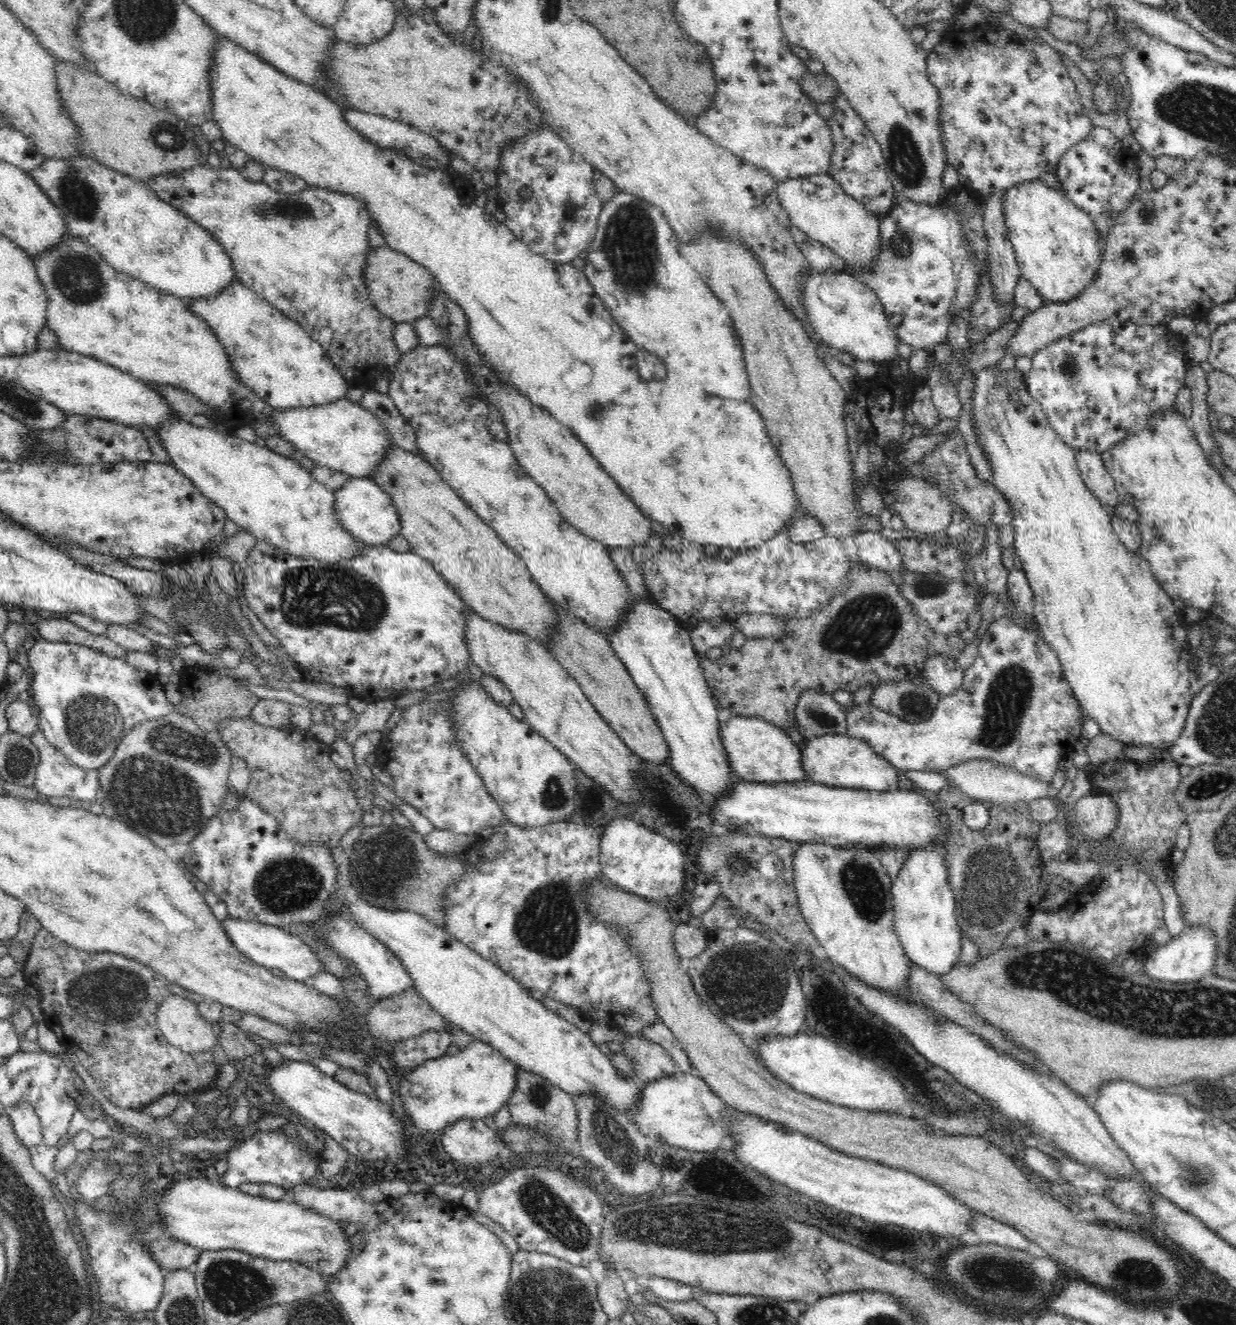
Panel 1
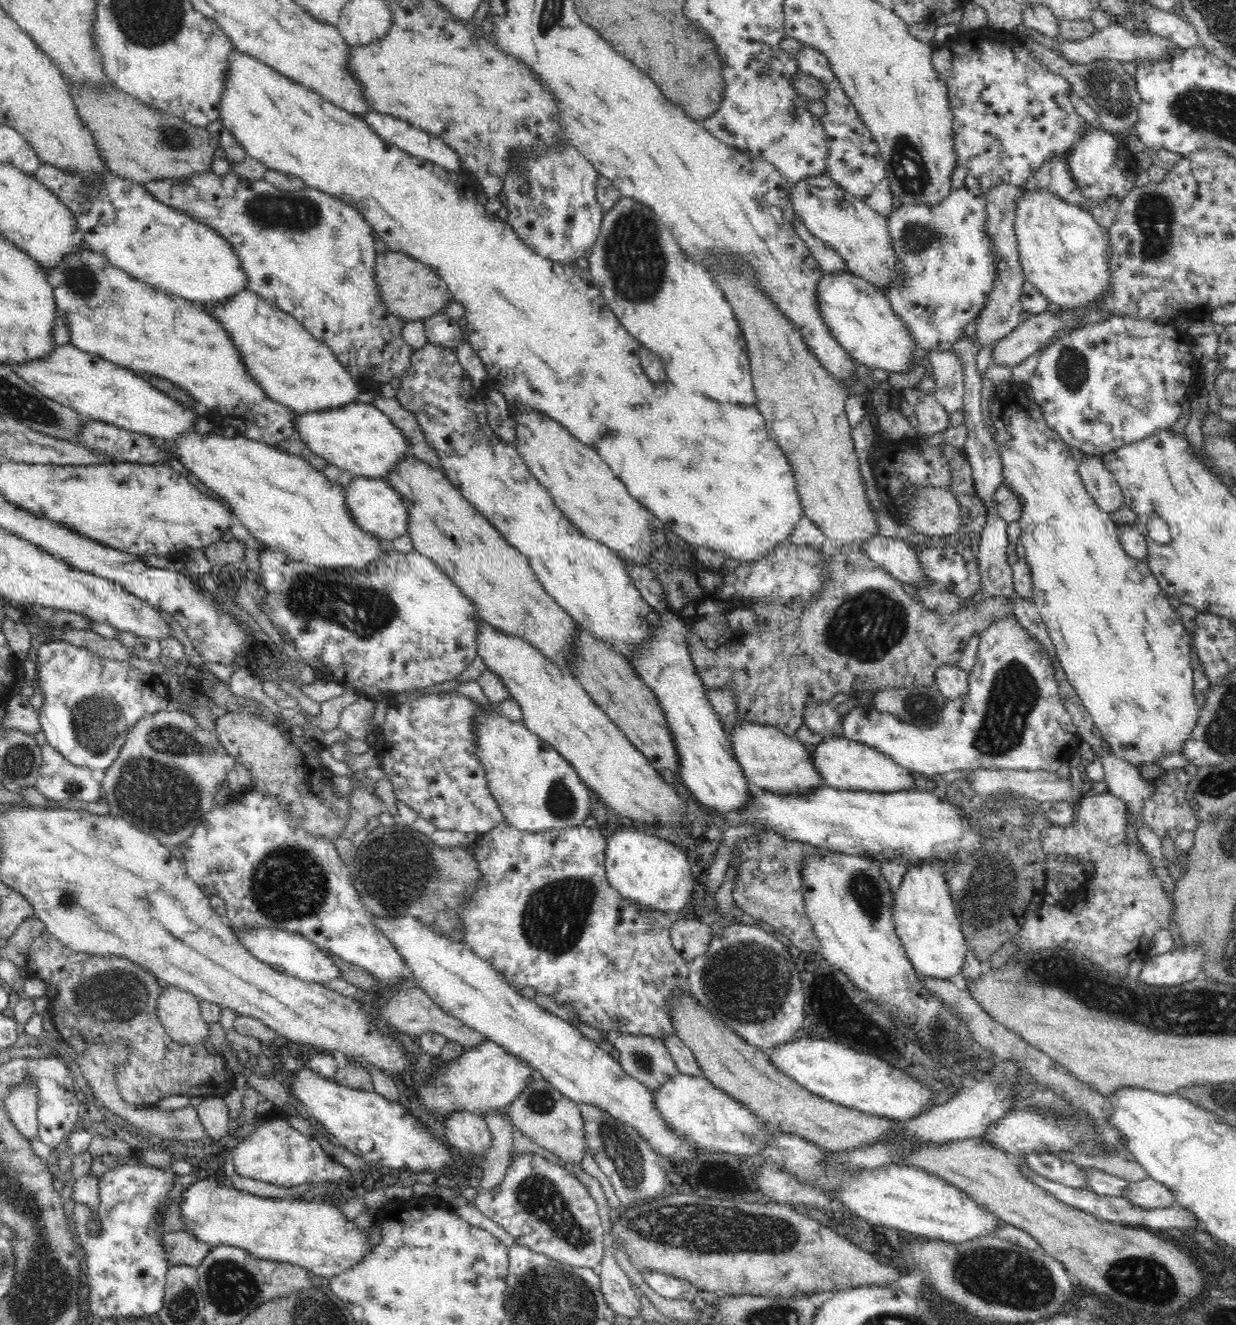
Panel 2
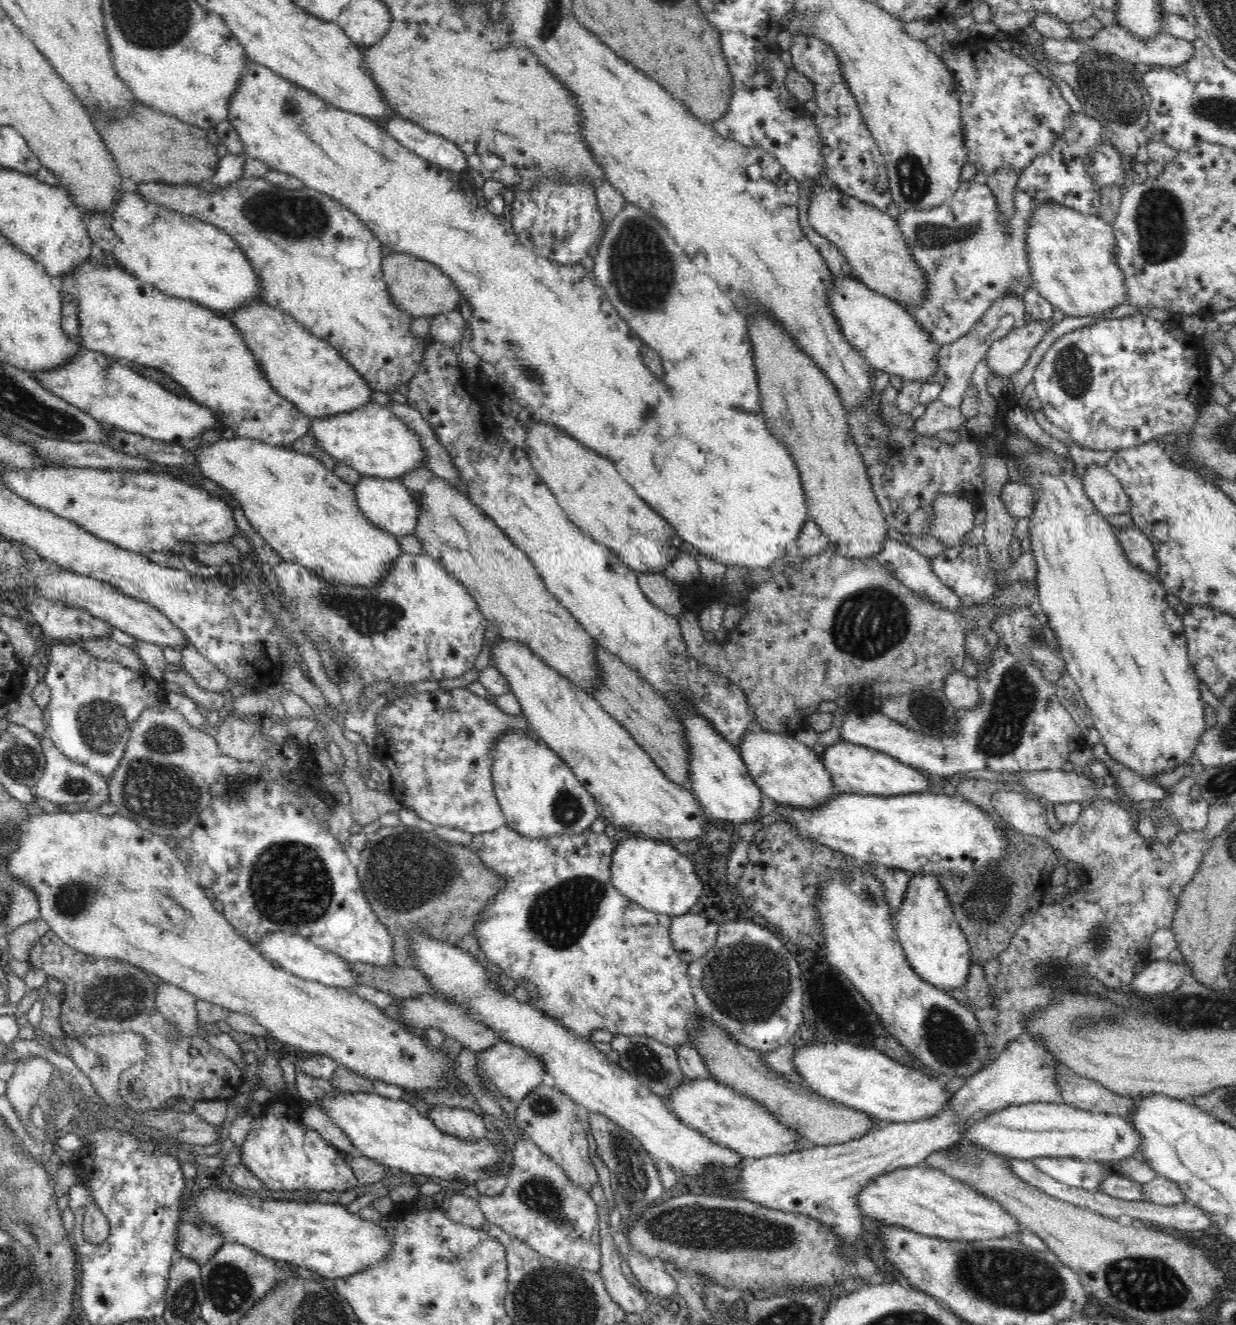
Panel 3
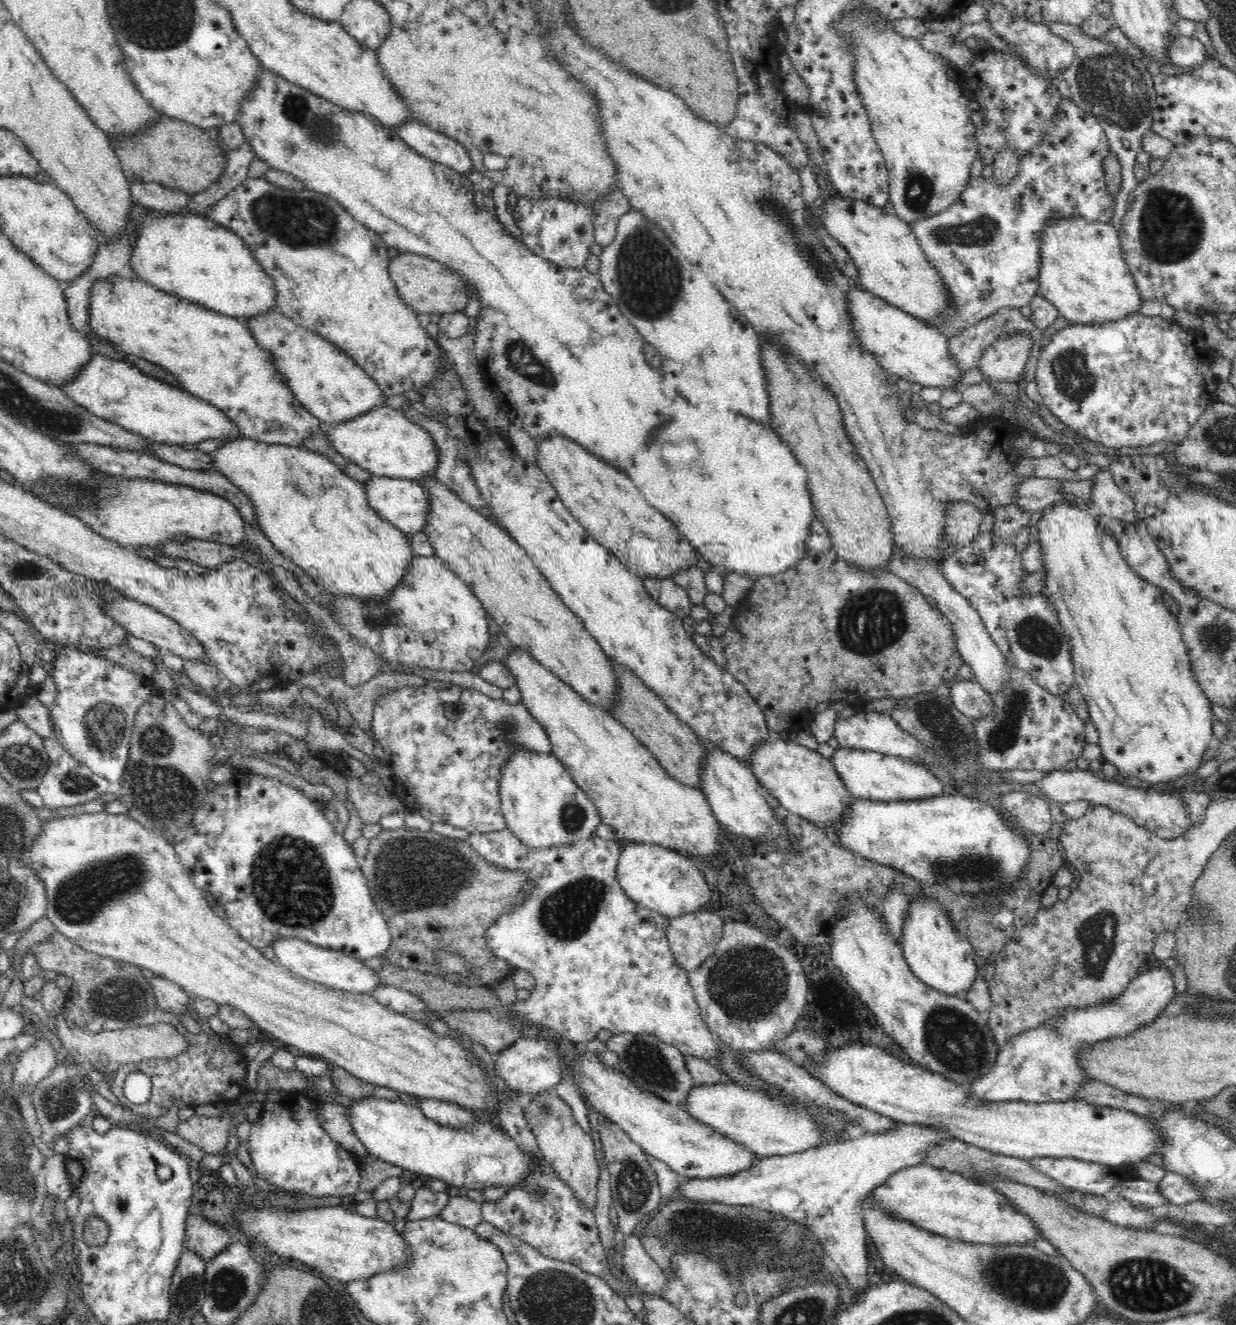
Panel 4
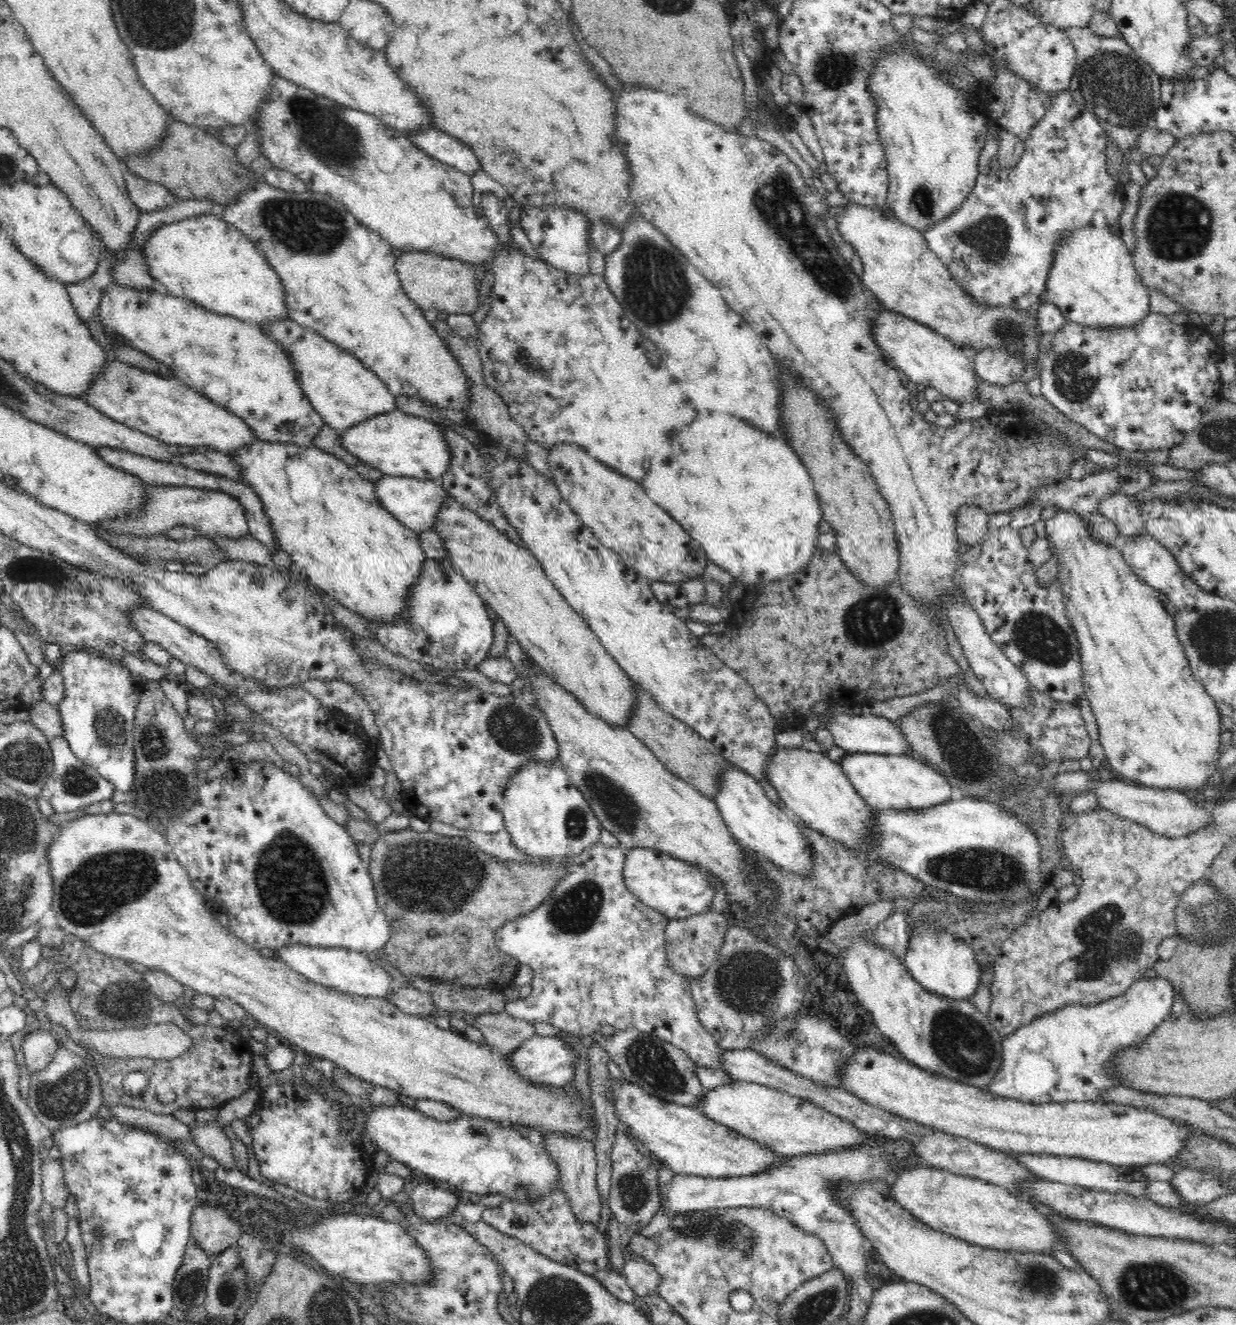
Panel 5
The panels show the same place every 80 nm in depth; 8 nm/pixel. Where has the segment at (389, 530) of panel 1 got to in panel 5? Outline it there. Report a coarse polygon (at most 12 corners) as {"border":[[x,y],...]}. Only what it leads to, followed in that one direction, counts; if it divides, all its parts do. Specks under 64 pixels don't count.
{"border":[[382,475],[382,509],[420,534],[451,498],[440,481]]}

